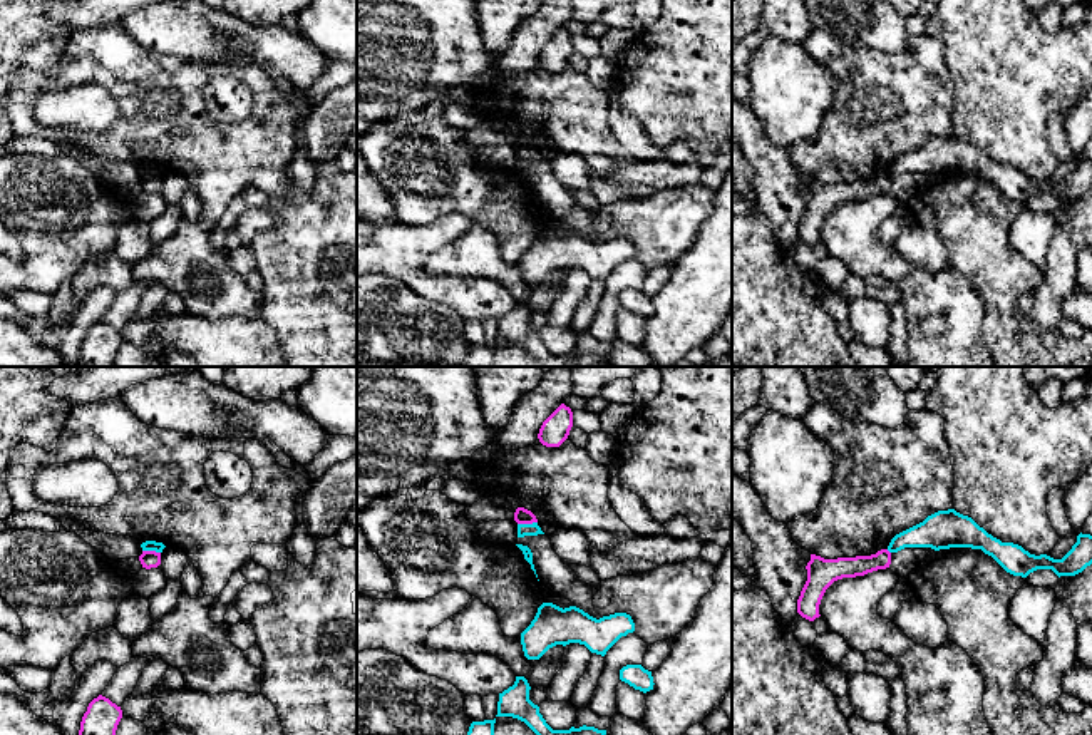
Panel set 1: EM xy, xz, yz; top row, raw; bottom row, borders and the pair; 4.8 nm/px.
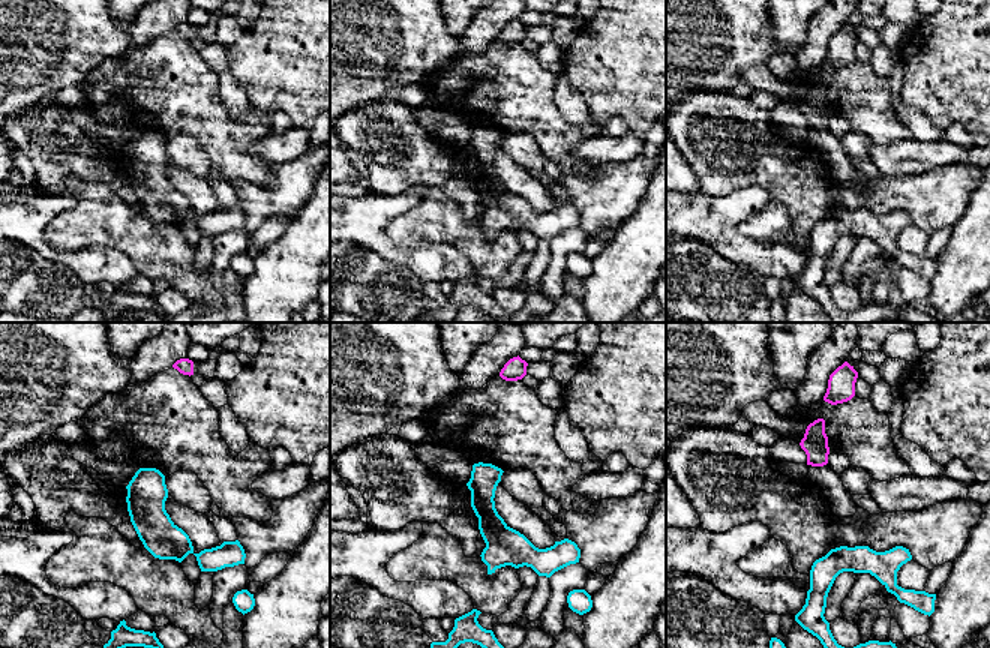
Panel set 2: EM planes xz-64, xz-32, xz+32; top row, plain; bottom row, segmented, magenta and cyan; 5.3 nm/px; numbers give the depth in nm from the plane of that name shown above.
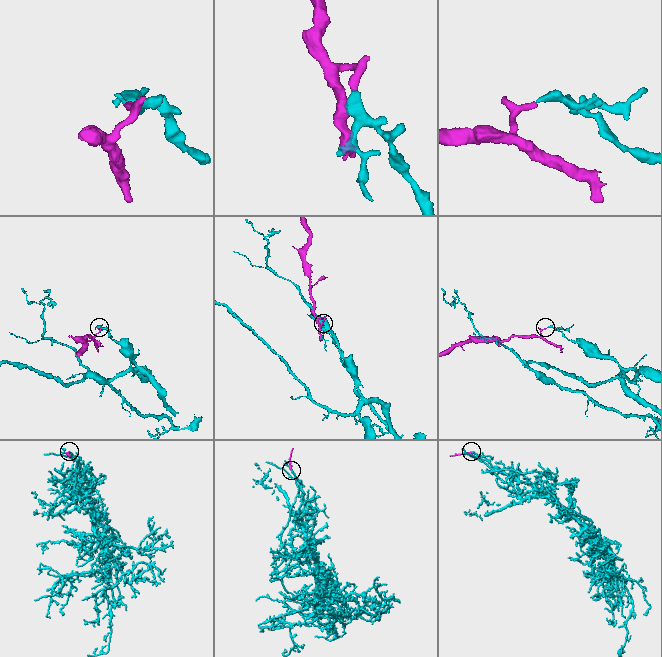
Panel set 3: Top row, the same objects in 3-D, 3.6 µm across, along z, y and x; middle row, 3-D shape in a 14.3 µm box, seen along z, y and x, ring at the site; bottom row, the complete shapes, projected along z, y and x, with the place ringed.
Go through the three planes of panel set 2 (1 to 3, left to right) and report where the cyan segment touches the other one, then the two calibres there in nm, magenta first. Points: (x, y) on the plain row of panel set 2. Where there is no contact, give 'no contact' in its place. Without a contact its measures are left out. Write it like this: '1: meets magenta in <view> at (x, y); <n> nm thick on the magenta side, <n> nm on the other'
1: no contact
2: no contact
3: no contact

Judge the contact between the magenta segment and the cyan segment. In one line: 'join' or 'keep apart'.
keep apart

